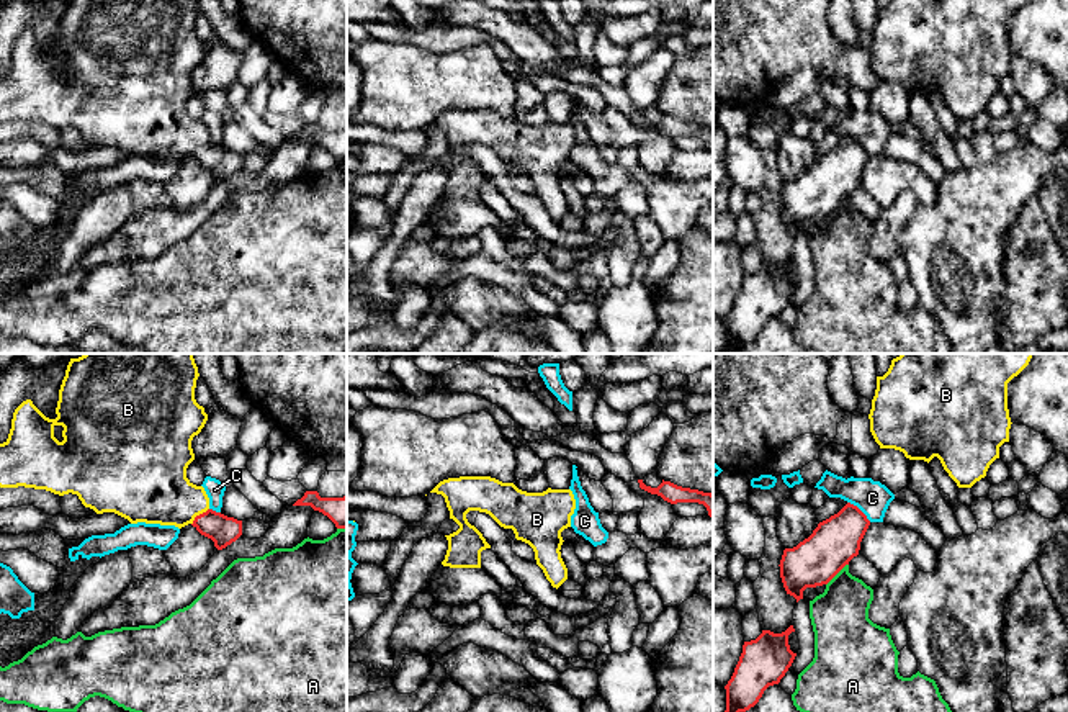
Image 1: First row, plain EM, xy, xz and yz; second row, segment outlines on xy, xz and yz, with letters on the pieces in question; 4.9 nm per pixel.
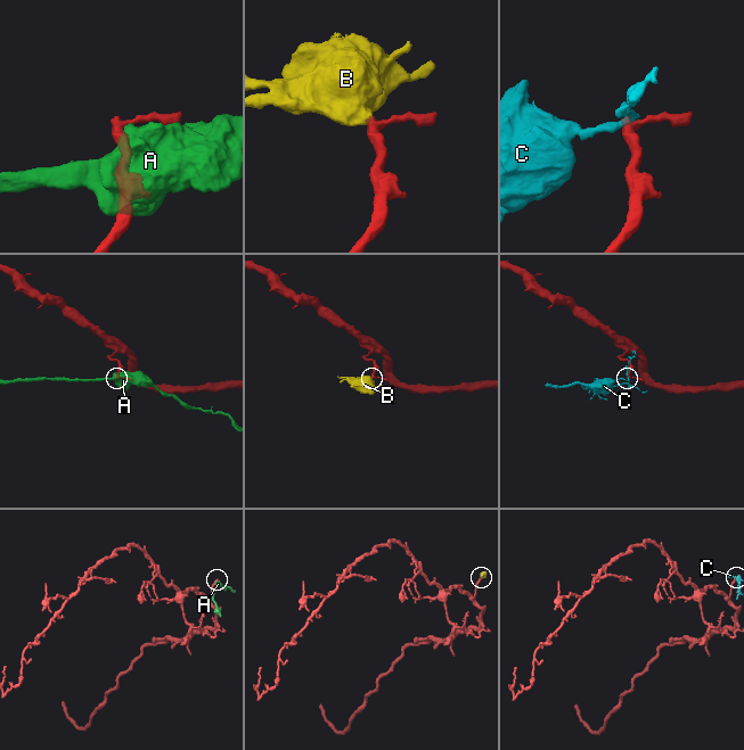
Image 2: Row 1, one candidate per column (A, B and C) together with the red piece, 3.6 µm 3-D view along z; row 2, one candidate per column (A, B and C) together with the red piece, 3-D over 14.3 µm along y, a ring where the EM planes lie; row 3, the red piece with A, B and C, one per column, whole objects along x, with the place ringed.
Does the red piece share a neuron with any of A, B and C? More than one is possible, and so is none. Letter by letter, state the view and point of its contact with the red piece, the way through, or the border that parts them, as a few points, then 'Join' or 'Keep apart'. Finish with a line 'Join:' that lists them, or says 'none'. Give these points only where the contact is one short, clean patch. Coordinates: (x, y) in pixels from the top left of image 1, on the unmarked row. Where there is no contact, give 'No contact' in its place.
A: Touches red at yz (836, 207). Keep apart
B: Touches red at xy (200, 148). Path across: xy (223, 164), (200, 148), (156, 123). Join
C: Touches red at yz (859, 143). Boundary: yz (848, 135), (870, 154). Keep apart
Join: B

